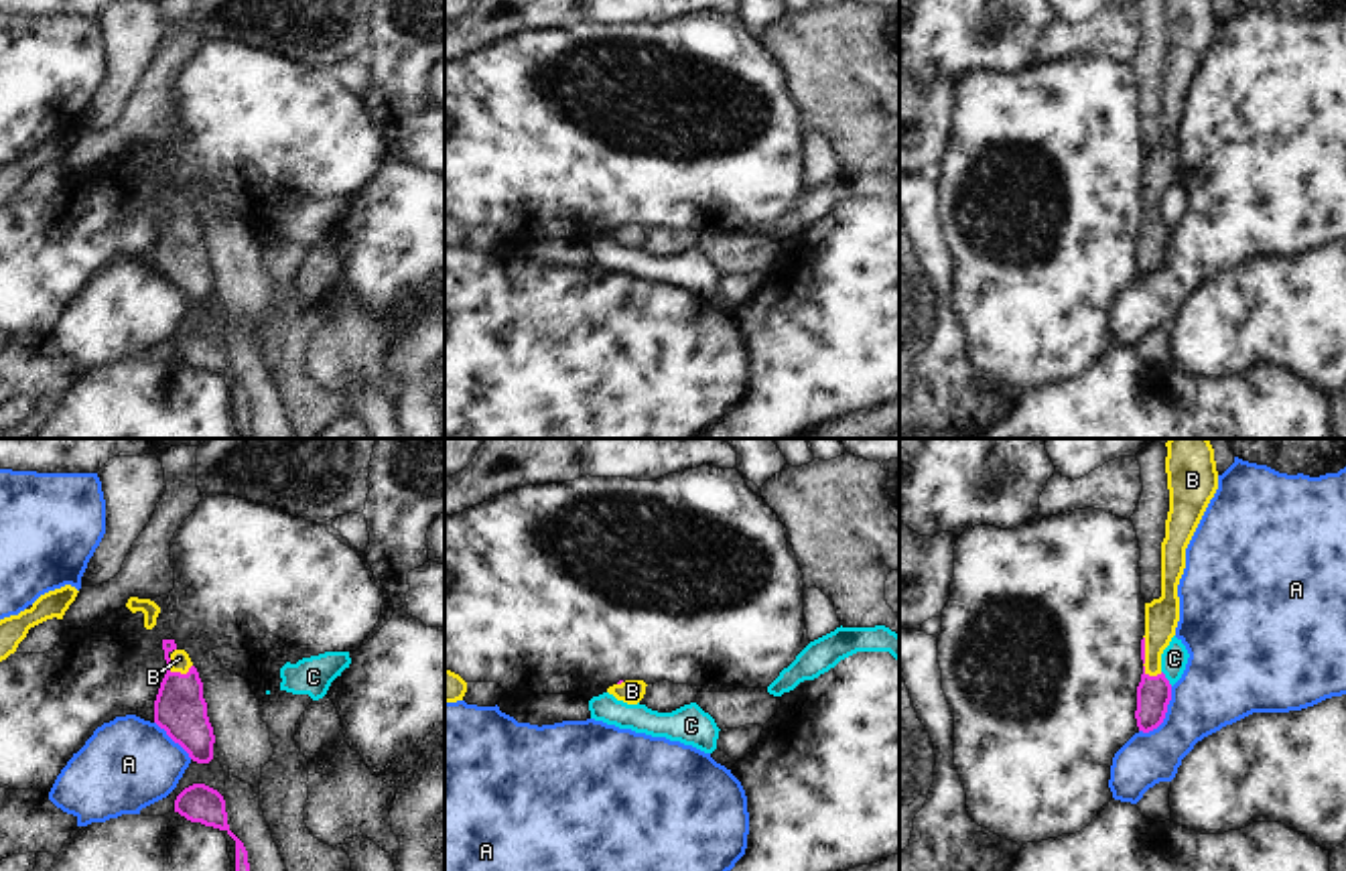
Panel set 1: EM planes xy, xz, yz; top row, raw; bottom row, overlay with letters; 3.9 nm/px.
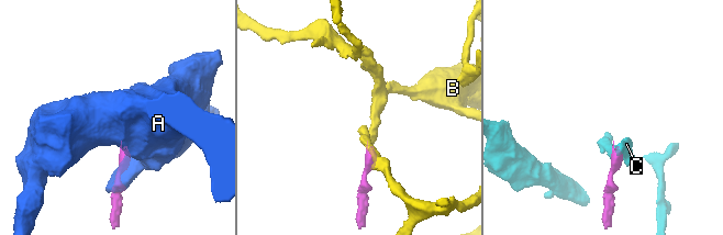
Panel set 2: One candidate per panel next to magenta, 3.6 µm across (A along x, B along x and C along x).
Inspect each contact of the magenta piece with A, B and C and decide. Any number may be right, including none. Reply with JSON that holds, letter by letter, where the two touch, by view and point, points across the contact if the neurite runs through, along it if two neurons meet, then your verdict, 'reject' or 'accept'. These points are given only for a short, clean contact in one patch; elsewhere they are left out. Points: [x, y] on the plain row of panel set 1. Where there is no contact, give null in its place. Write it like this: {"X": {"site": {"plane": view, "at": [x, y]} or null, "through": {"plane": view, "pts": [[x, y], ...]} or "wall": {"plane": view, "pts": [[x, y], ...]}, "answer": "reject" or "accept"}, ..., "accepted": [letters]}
{"A": {"site": {"plane": "yz", "at": [1164, 260]}, "wall": {"plane": "yz", "pts": [[1172, 232], [1166, 262], [1156, 273], [1139, 277]]}, "answer": "reject"}, "B": {"site": {"plane": "xy", "at": [179, 218]}, "through": {"plane": "xy", "pts": [[179, 254], [179, 218], [179, 204]]}, "answer": "accept"}, "C": {"site": {"plane": "yz", "at": [1166, 224]}, "wall": {"plane": "yz", "pts": [[1162, 216], [1172, 230]]}, "answer": "reject"}, "accepted": ["B"]}

